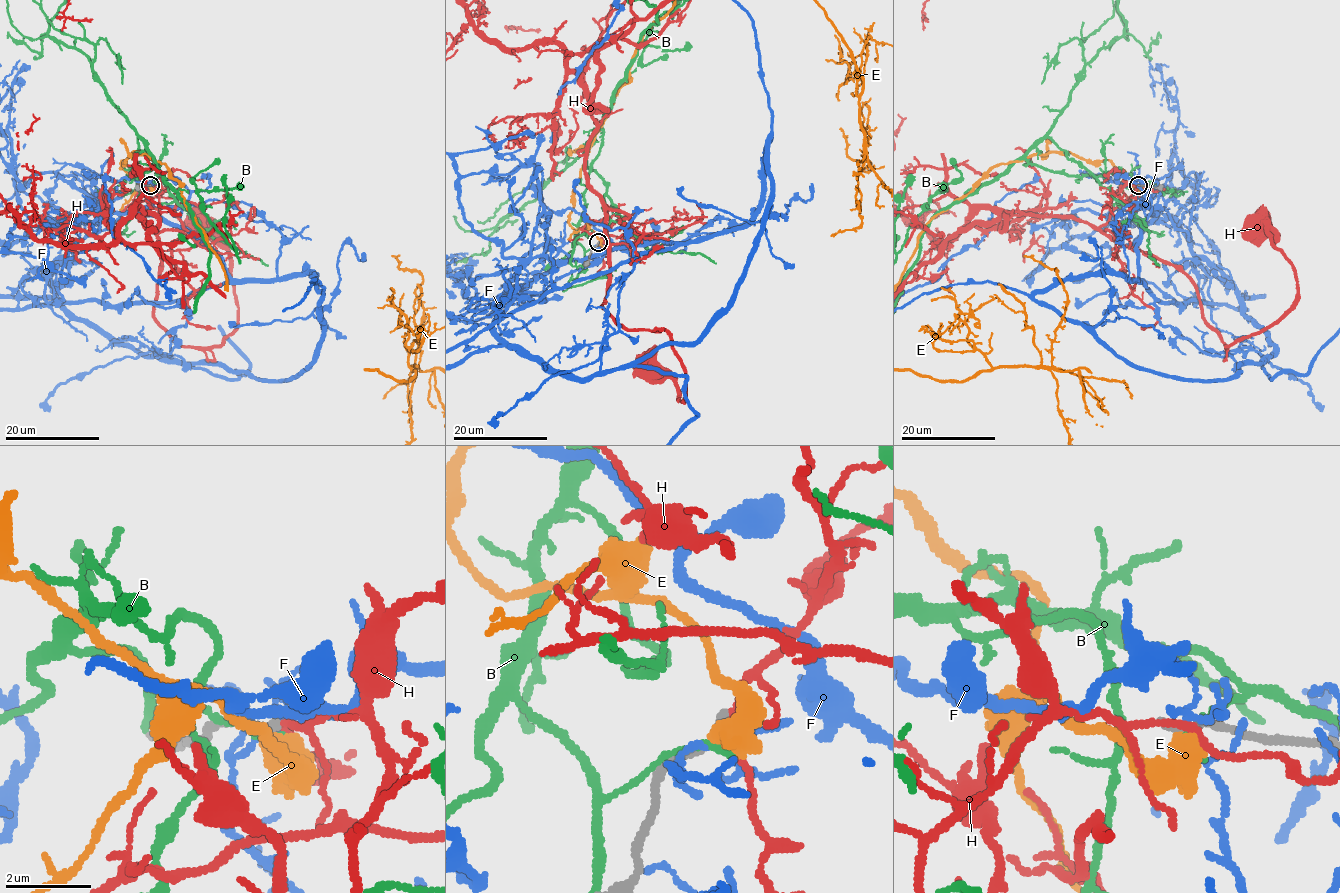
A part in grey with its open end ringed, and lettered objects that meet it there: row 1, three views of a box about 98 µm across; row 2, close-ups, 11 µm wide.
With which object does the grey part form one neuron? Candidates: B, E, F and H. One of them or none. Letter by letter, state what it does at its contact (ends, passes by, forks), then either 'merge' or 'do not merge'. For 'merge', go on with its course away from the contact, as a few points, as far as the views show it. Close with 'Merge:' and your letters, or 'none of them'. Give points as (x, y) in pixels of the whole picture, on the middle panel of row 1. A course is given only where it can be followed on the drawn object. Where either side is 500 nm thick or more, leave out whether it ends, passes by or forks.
B: it passes by; do not merge
E: do not merge
F: it forks there; do not merge
H: it forks there; do not merge
Merge: none of them

